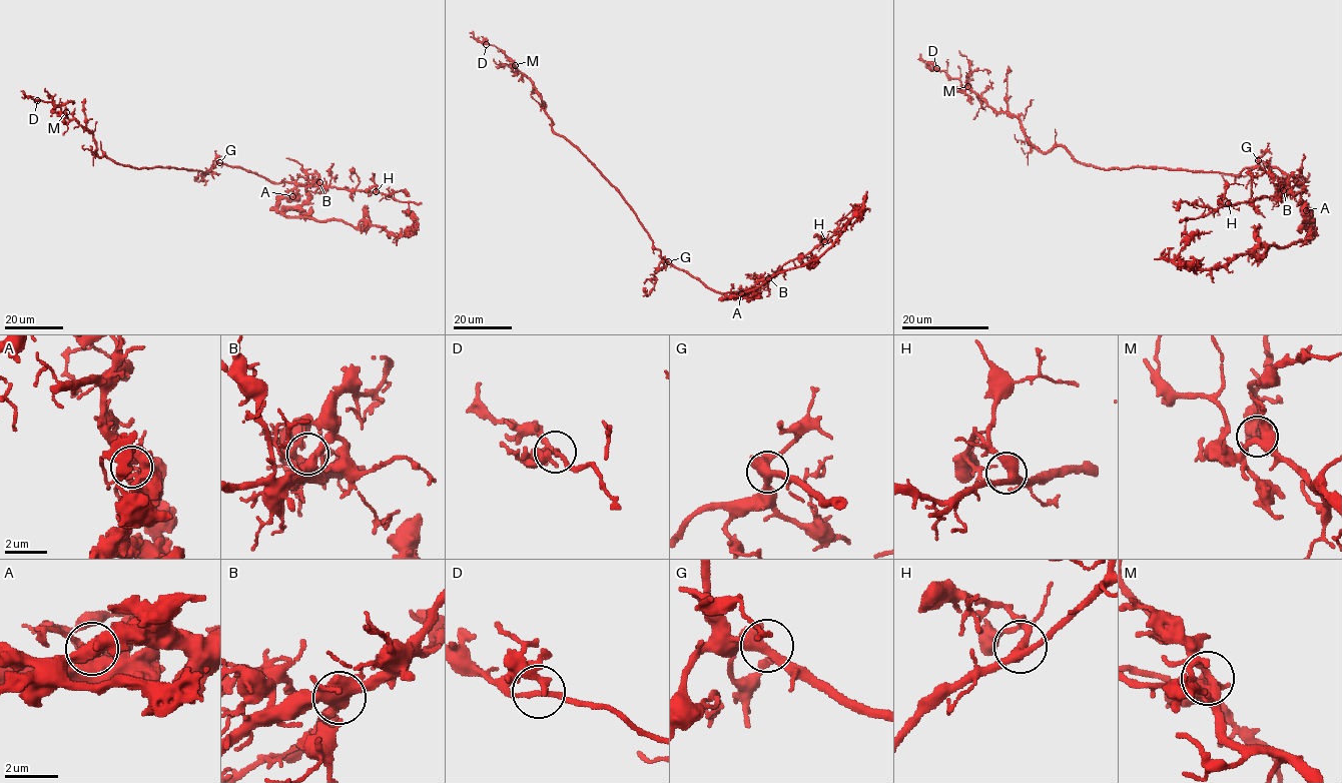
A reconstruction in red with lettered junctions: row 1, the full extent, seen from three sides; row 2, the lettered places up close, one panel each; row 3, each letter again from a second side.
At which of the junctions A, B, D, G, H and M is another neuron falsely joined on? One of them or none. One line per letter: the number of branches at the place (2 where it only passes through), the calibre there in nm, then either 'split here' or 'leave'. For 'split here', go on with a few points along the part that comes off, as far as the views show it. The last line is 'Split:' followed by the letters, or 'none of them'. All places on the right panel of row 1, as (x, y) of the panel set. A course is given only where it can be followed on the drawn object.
A: 3 branches meet; 280 nm thick; split here; foreign part runs (1306, 210), (1298, 181), (1260, 161), (1238, 174), (1101, 169), (1062, 146), (1041, 152), (1018, 119), (919, 55)
B: 3 branches meet; 360 nm thick; leave
D: 2 branches meet; 180 nm thick; leave
G: 3 branches meet; 360 nm thick; leave
H: 3 branches meet; 380 nm thick; leave
M: 4 branches meet; 340 nm thick; leave
Split: A

